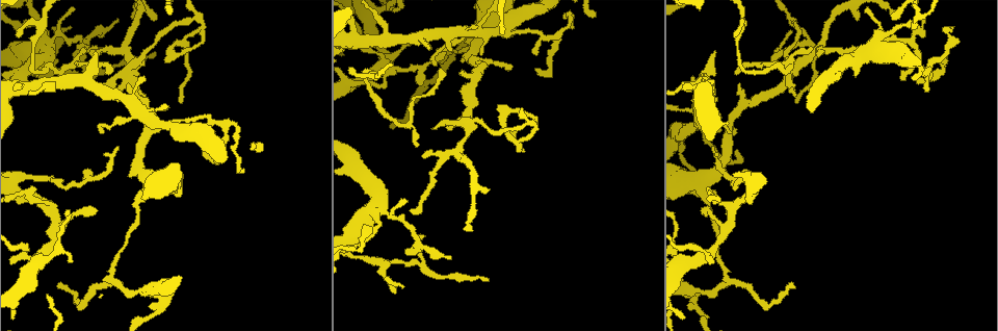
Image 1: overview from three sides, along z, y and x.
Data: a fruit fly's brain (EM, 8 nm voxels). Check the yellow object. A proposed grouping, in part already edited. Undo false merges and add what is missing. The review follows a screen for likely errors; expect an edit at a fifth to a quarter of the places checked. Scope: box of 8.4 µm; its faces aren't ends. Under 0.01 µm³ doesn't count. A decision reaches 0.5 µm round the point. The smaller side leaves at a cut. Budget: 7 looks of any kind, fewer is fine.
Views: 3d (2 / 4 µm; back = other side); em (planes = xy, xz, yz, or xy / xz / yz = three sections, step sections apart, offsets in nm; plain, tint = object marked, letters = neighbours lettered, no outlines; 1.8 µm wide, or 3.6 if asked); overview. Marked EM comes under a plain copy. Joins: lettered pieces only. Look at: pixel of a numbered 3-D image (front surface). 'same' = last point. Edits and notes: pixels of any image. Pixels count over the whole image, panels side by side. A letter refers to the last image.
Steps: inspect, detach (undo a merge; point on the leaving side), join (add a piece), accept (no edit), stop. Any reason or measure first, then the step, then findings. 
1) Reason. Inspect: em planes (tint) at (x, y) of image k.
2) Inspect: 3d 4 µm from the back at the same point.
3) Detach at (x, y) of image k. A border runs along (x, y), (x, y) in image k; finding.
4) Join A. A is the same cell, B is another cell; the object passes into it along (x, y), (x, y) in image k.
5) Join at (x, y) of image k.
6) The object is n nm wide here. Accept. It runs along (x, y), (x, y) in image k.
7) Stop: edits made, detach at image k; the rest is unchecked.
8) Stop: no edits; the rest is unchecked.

Free end. Inspect: em planes (letters) at (428, 50) of image 1.

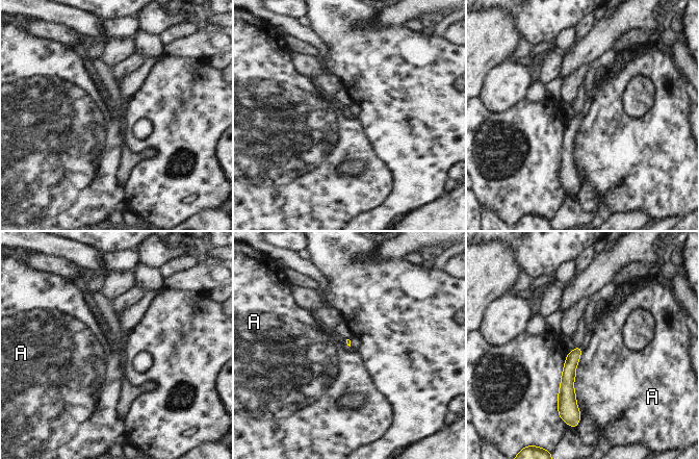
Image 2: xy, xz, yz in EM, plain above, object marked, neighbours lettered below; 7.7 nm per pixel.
Accept. A is another cell; it runs along (578, 350), (568, 375), (571, 409) in image 2; none of them fits.

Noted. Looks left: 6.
Tapers out. Inspect: 3d 2 µm at (59, 288) of image 1.

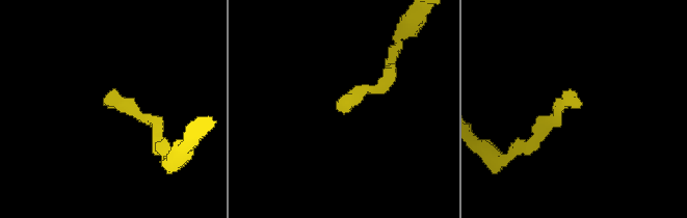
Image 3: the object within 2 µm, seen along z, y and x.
Shape alone is not enough. Inspect: em planes (letters) at (344, 114) of image 3.

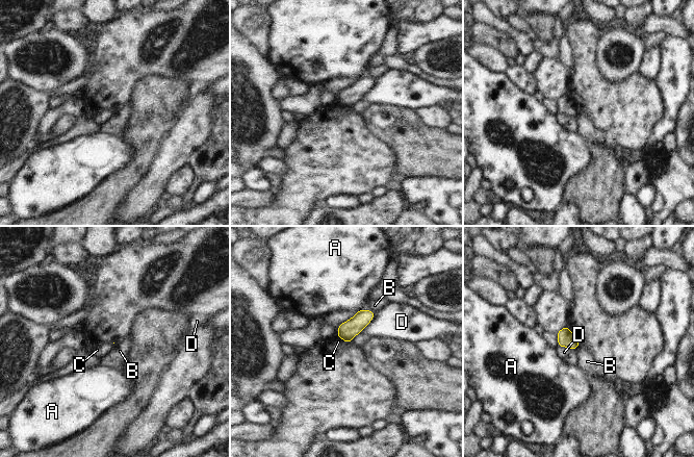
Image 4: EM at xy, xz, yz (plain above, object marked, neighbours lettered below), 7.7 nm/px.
Accept. A, B, C and D are other cells; a border runs along (363, 308), (375, 312) in image 4; none of them fits.

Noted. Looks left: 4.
Tapers out. Inspect: em yz step 4 (tint) at (924, 91) of image 1.

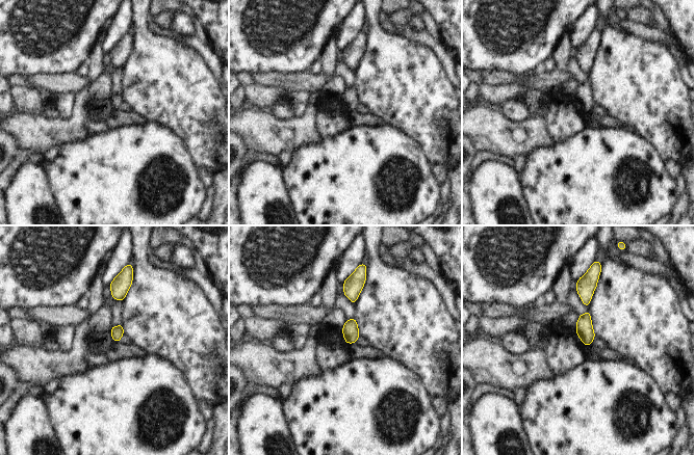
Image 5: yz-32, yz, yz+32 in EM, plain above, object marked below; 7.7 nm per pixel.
Cut it another way. Inspect: em planes (letters) at the same point.

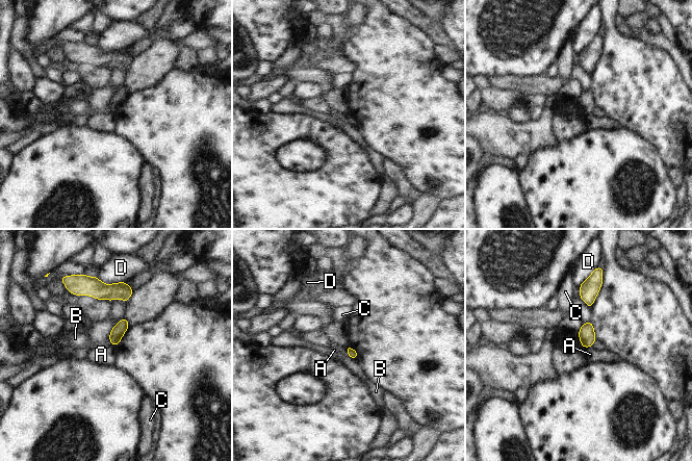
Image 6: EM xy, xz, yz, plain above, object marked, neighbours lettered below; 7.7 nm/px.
The longest contact is with D, 240 nm. Accept. A, B, C and D are other cells; a border runs along (592, 346), (583, 348) in image 6; no lettered piece goes on from it.

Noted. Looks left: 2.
Stop: no edits; the rest is unchecked.

